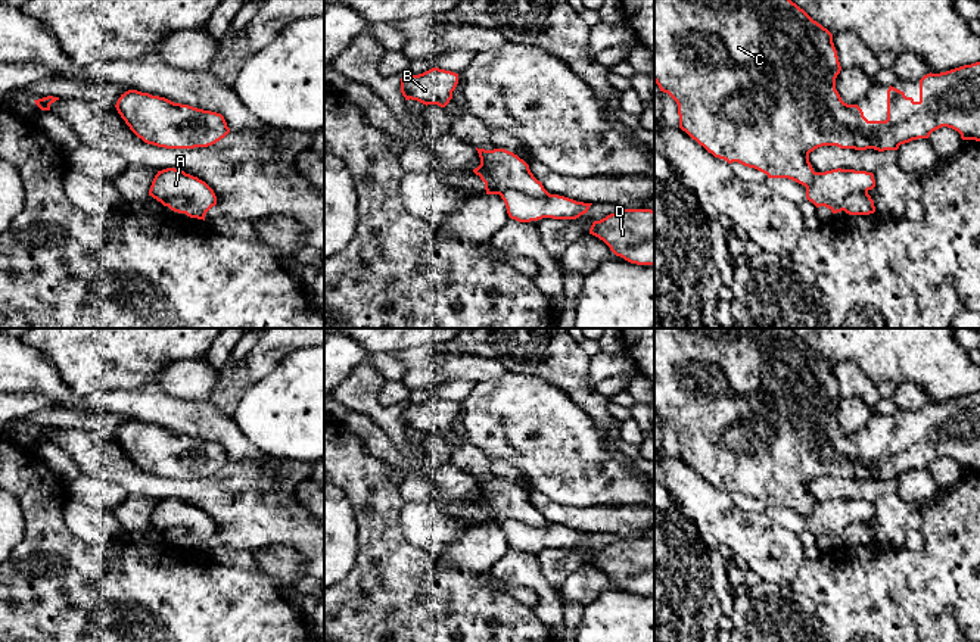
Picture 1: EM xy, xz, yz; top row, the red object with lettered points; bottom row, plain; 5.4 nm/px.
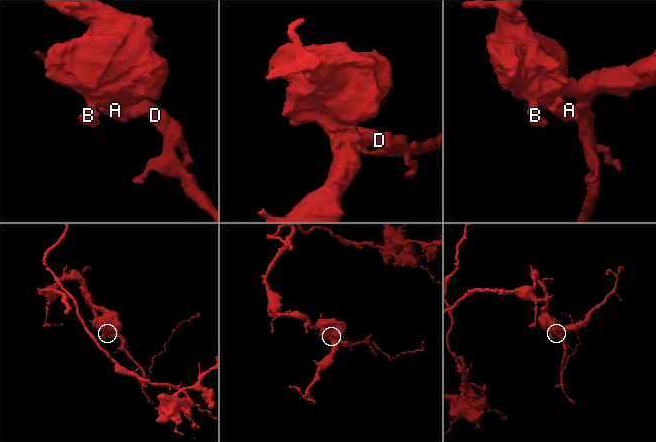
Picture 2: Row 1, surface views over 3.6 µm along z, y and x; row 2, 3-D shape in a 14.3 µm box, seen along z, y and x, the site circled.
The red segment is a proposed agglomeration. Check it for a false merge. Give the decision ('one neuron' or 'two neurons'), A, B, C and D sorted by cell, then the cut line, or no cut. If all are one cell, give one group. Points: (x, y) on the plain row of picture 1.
two neurons; groups A / B C D; cut xz (500, 523), (518, 520), (535, 529), (546, 529), (550, 524)

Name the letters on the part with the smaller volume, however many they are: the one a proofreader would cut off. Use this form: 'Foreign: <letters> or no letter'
Foreign: A

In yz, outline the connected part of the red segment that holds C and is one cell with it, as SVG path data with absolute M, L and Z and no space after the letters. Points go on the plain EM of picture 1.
M654 328L654 412L660 421L668 423L678 434L679 458L693 470L703 476L715 487L728 493L738 492L755 498L768 508L788 508L808 517L815 505L809 492L809 483L822 476L837 476L840 479L878 482L897 480L900 474L918 468L928 468L942 456L952 458L961 464L962 470L980 471L980 392L964 395L940 403L927 403L920 409L920 430L906 427L903 421L889 417L887 420L887 449L868 451L858 434L847 434L836 420L836 408L841 396L833 373L833 364L813 350L803 339L790 328Z

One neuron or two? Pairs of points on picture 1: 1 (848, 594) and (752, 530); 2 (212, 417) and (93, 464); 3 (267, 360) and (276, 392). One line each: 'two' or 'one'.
1: two
2: two
3: two

